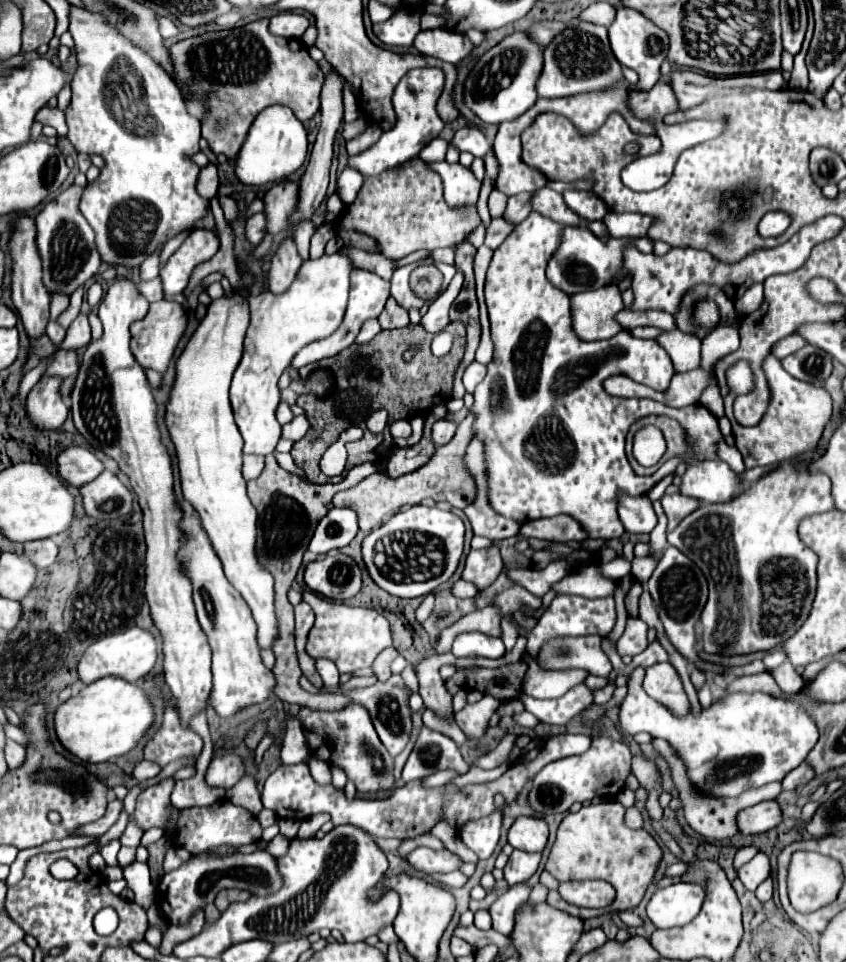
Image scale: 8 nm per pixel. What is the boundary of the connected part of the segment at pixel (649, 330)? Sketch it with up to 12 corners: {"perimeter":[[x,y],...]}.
{"perimeter":[[636,327],[631,334],[637,338],[655,339],[663,330]]}

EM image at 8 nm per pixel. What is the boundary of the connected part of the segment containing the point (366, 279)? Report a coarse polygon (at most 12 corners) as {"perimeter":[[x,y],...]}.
{"perimeter":[[353,268],[339,330],[299,350],[295,370],[349,348],[361,324],[377,318],[389,282]]}

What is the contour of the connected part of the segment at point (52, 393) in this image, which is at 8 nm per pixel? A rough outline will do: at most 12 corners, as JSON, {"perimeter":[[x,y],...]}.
{"perimeter":[[41,378],[25,400],[37,430],[63,426],[61,378]]}

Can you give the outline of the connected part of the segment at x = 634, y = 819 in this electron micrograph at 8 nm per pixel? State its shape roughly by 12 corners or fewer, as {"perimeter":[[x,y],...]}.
{"perimeter":[[629,808],[625,822],[629,828],[643,828],[643,814]]}

